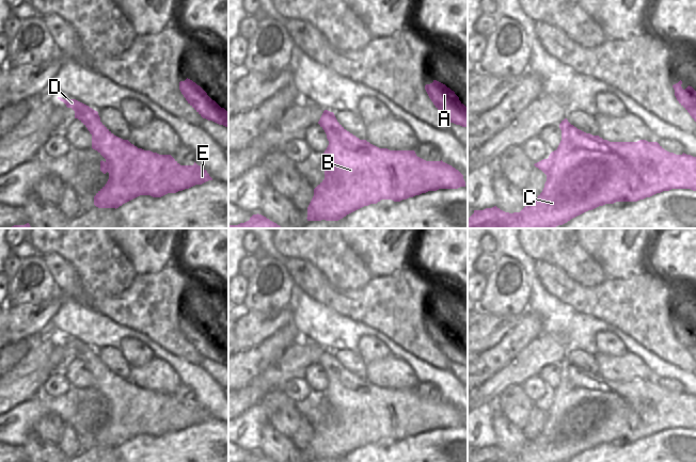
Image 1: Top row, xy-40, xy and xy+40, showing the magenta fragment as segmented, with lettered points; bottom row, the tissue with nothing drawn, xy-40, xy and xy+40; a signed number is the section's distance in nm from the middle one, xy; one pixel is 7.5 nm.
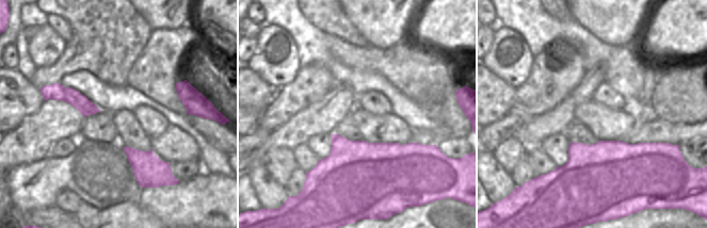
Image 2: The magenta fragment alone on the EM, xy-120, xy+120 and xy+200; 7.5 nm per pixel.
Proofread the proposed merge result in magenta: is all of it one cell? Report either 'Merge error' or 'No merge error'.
No merge error.

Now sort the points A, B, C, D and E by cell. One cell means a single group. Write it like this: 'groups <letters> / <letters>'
groups A B C D E

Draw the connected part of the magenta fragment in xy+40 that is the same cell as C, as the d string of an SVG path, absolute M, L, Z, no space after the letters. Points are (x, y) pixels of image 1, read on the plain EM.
M567 357L561 360L559 367L561 369L561 380L557 388L552 391L548 398L543 398L534 403L547 414L547 420L542 431L533 441L527 441L525 446L520 451L509 452L494 445L484 449L474 449L474 452L468 458L468 462L567 462L571 458L605 443L614 443L616 441L637 441L671 428L691 428L696 430L696 396L686 394L684 392L682 394L669 392L665 389L658 381L648 381L646 379L639 379L637 381L610 381L607 379L603 379L599 375L592 375L578 368L571 364Z

